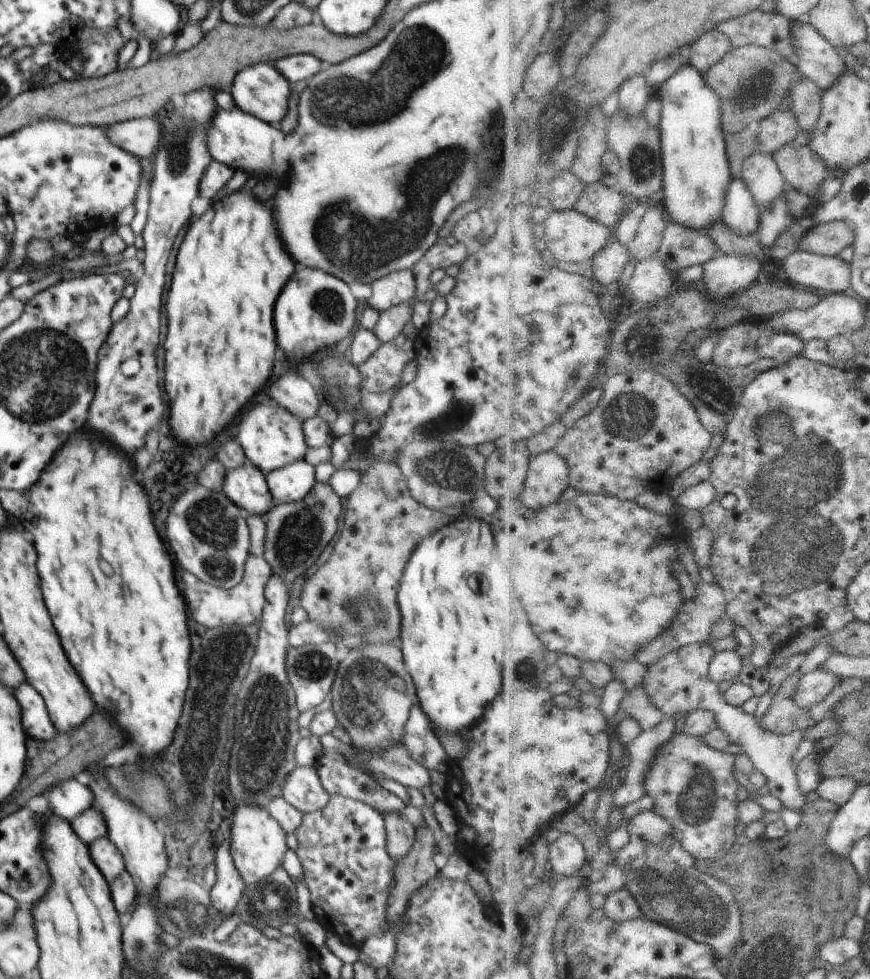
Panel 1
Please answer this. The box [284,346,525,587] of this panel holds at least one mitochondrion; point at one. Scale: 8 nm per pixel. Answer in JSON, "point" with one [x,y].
{"point":[444,469]}

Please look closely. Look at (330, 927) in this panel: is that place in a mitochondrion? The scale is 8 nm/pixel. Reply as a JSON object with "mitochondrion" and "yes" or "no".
{"mitochondrion":"no"}

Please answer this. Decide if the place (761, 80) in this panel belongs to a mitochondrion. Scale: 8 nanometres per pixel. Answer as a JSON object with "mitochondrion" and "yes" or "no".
{"mitochondrion":"yes"}

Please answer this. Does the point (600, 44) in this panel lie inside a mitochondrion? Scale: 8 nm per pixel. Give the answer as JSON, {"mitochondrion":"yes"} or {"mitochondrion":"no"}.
{"mitochondrion":"no"}

